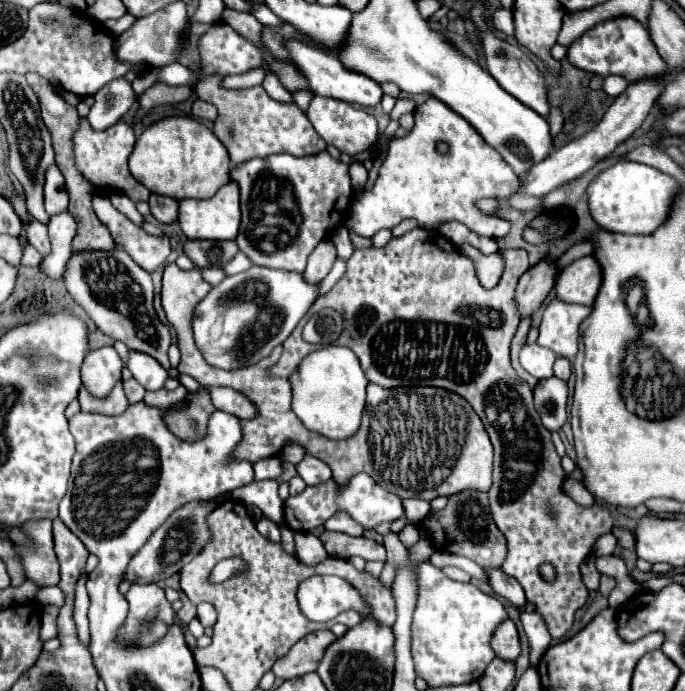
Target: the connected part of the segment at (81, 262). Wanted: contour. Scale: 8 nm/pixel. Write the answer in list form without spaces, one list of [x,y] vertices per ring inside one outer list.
[[[114,248],[110,252],[74,254],[66,264],[64,284],[70,296],[104,334],[124,342],[130,350],[154,356],[166,370],[170,368],[168,346],[172,344],[172,336],[168,326],[164,326],[154,312],[152,278],[124,250]]]

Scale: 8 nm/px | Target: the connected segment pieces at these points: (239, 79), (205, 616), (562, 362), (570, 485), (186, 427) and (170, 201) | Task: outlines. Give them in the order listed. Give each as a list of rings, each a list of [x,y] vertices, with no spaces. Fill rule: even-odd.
[[[252,68],[240,76],[234,76],[234,82],[224,82],[226,88],[252,88],[262,84],[264,80],[264,68]]]
[[[202,602],[200,606],[198,606],[198,620],[200,620],[200,624],[206,628],[206,626],[214,626],[214,622],[216,622],[216,610],[212,608],[212,604],[208,604],[208,602]]]
[[[558,358],[554,362],[554,376],[560,380],[568,380],[570,376],[570,362],[566,358]]]
[[[571,478],[565,480],[563,488],[575,502],[583,507],[590,507],[595,503],[592,494],[581,483]]]
[[[206,392],[200,394],[188,394],[186,396],[186,408],[182,412],[172,412],[166,416],[168,426],[172,432],[176,432],[182,440],[196,440],[204,436],[206,420],[216,408],[212,406]]]
[[[150,194],[148,204],[150,204],[150,214],[162,224],[170,224],[178,218],[178,202],[174,198]]]

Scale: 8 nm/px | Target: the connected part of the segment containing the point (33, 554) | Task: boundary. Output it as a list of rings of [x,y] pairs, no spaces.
[[[38,520],[28,522],[22,526],[24,532],[28,532],[34,540],[34,550],[26,550],[22,546],[16,546],[16,550],[22,556],[26,578],[34,580],[38,586],[54,586],[60,580],[58,572],[58,560],[52,550],[52,522],[50,520]]]

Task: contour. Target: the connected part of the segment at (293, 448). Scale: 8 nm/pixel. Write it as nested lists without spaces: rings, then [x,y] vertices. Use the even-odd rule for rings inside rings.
[[[290,442],[279,454],[282,457],[282,460],[286,460],[286,462],[292,462],[292,464],[298,464],[302,458],[304,458],[304,448],[300,446],[300,444],[294,444],[294,442]]]

